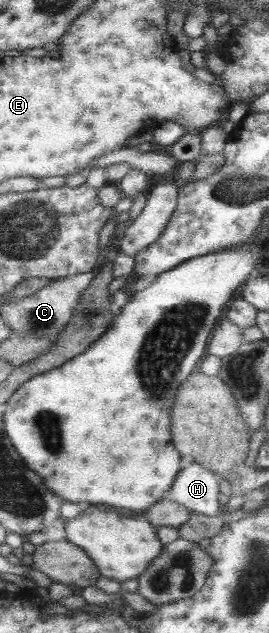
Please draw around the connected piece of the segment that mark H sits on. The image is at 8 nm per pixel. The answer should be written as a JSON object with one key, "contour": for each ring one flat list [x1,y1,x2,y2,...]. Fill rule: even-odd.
{"contour":[[189,464,180,468,169,488,167,500,180,504,189,511,212,517,220,511,218,498,220,478,208,468]]}

